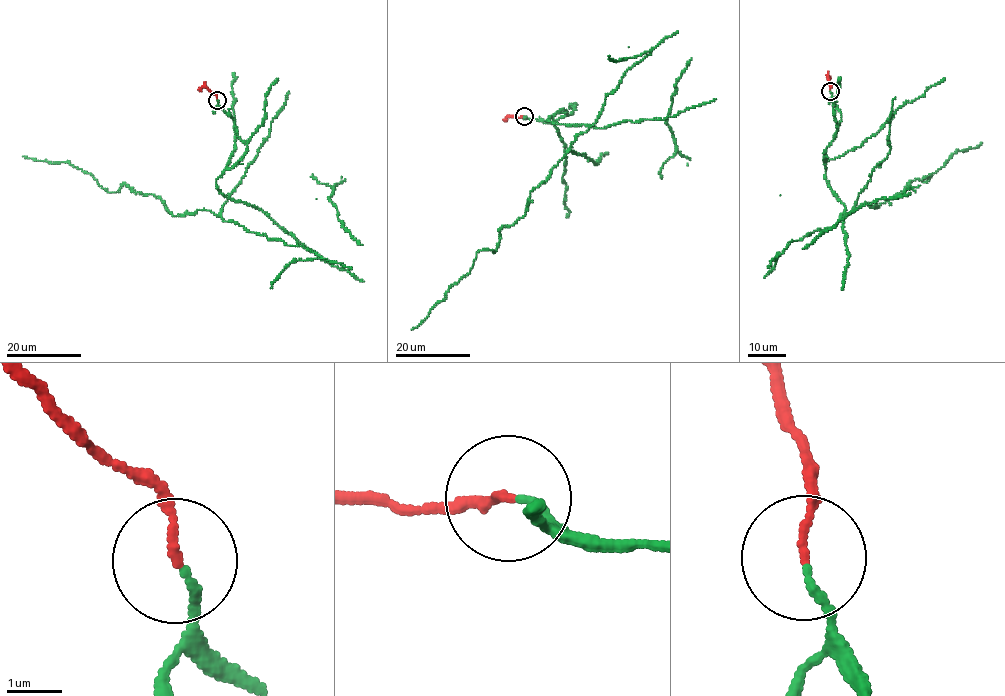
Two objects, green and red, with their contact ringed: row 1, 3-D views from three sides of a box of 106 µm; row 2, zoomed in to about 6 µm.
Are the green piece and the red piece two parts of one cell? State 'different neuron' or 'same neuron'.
same neuron

